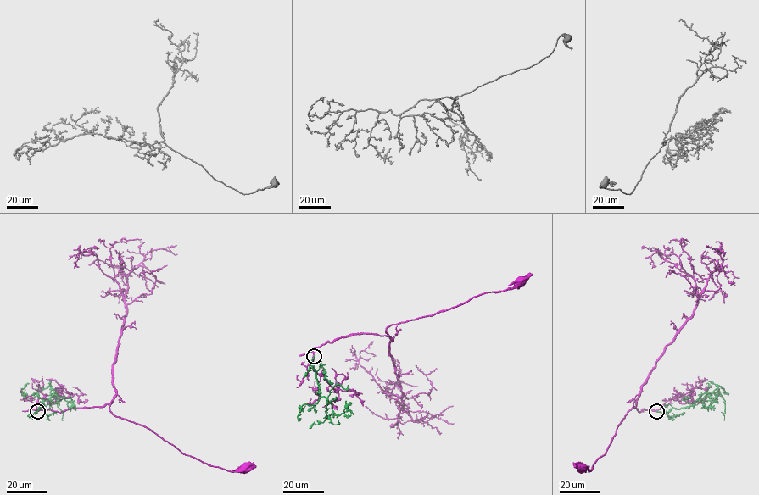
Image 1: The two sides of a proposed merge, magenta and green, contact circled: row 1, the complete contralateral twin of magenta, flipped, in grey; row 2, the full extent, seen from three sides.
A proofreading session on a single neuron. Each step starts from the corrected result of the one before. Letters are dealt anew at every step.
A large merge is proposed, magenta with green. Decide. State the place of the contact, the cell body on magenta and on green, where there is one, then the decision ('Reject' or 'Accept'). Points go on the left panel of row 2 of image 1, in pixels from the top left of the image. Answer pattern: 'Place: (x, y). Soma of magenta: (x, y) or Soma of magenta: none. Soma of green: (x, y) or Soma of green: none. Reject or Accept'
Place: (37, 411). Soma of magenta: (245, 467). Soma of green: none. Reject

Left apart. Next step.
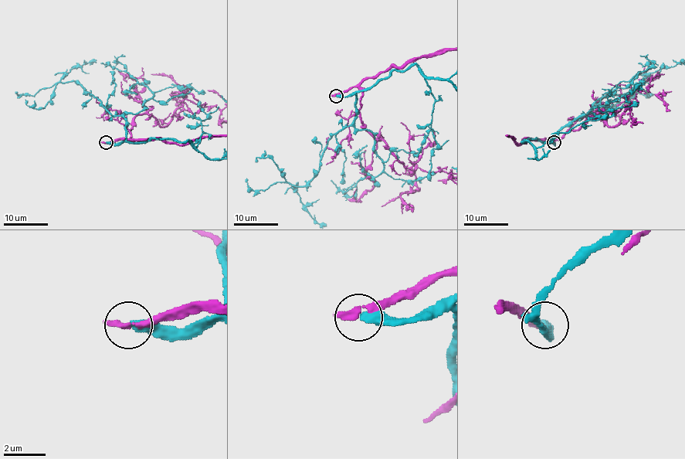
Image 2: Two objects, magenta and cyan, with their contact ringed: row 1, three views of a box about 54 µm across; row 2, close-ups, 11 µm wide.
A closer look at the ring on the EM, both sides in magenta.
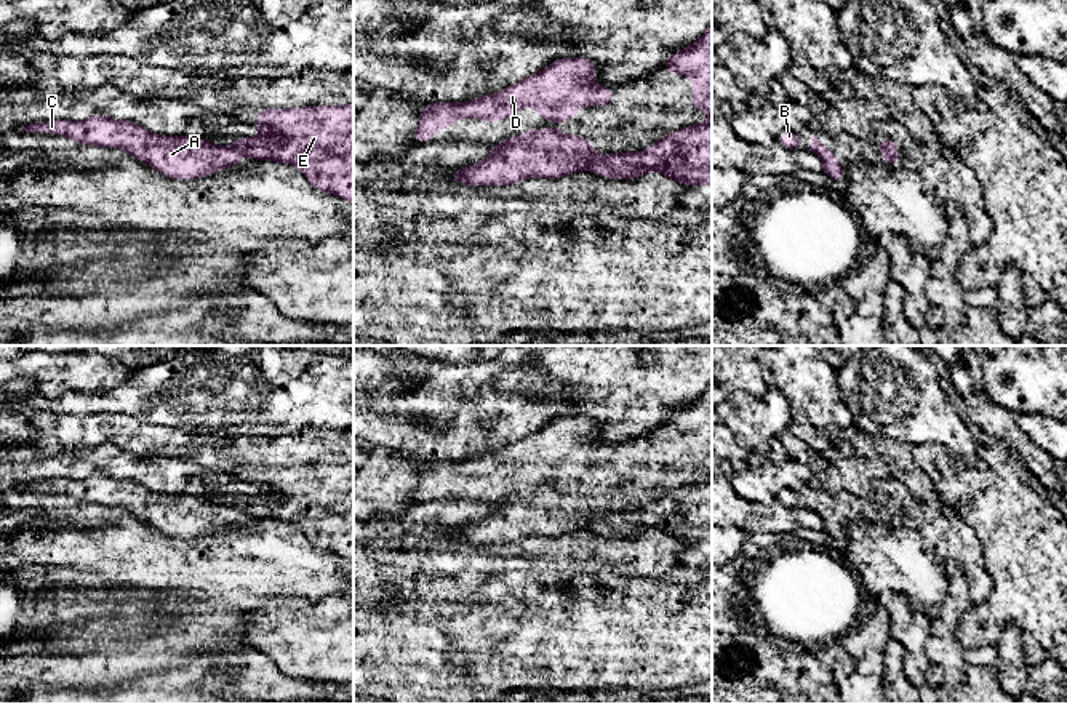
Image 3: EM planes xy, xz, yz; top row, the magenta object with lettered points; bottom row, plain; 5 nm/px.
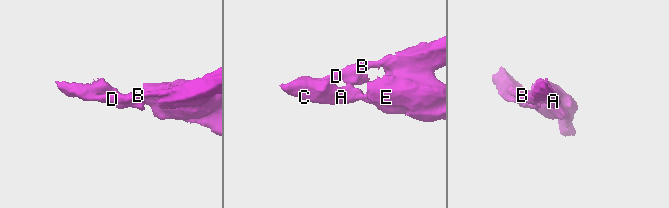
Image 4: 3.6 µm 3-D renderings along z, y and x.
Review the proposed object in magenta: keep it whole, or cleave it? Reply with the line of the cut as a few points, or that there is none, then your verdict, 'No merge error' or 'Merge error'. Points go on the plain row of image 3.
Split along yz (880, 504), (895, 520). Merge error

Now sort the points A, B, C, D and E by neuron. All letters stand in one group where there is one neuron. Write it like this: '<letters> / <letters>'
A B C D / E

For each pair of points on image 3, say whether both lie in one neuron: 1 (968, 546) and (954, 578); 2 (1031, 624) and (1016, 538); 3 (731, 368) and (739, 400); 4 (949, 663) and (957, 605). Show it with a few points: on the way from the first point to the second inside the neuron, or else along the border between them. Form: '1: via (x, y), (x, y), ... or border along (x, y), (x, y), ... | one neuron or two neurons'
1: border along (949, 559), (963, 573), (970, 594) | two neurons
2: via (1050, 600), (1050, 559), (1040, 549) | one neuron
3: border along (768, 388), (760, 397), (743, 391), (730, 396) | two neurons
4: via (946, 648), (947, 620) | one neuron

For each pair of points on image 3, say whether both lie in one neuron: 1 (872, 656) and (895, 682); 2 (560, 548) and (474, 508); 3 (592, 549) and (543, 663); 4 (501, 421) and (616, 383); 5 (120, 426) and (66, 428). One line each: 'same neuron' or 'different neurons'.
1: different neurons
2: different neurons
3: different neurons
4: same neuron
5: same neuron

